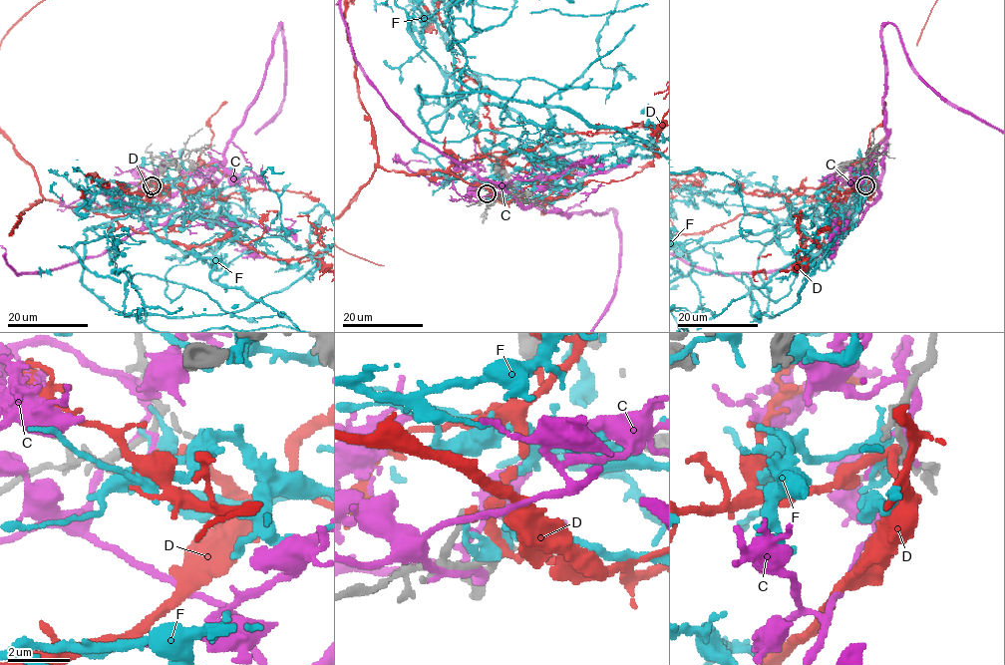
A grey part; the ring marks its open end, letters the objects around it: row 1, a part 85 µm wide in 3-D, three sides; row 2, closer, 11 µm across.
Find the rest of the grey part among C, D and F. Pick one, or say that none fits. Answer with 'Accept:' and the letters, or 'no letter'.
Accept: no letter

